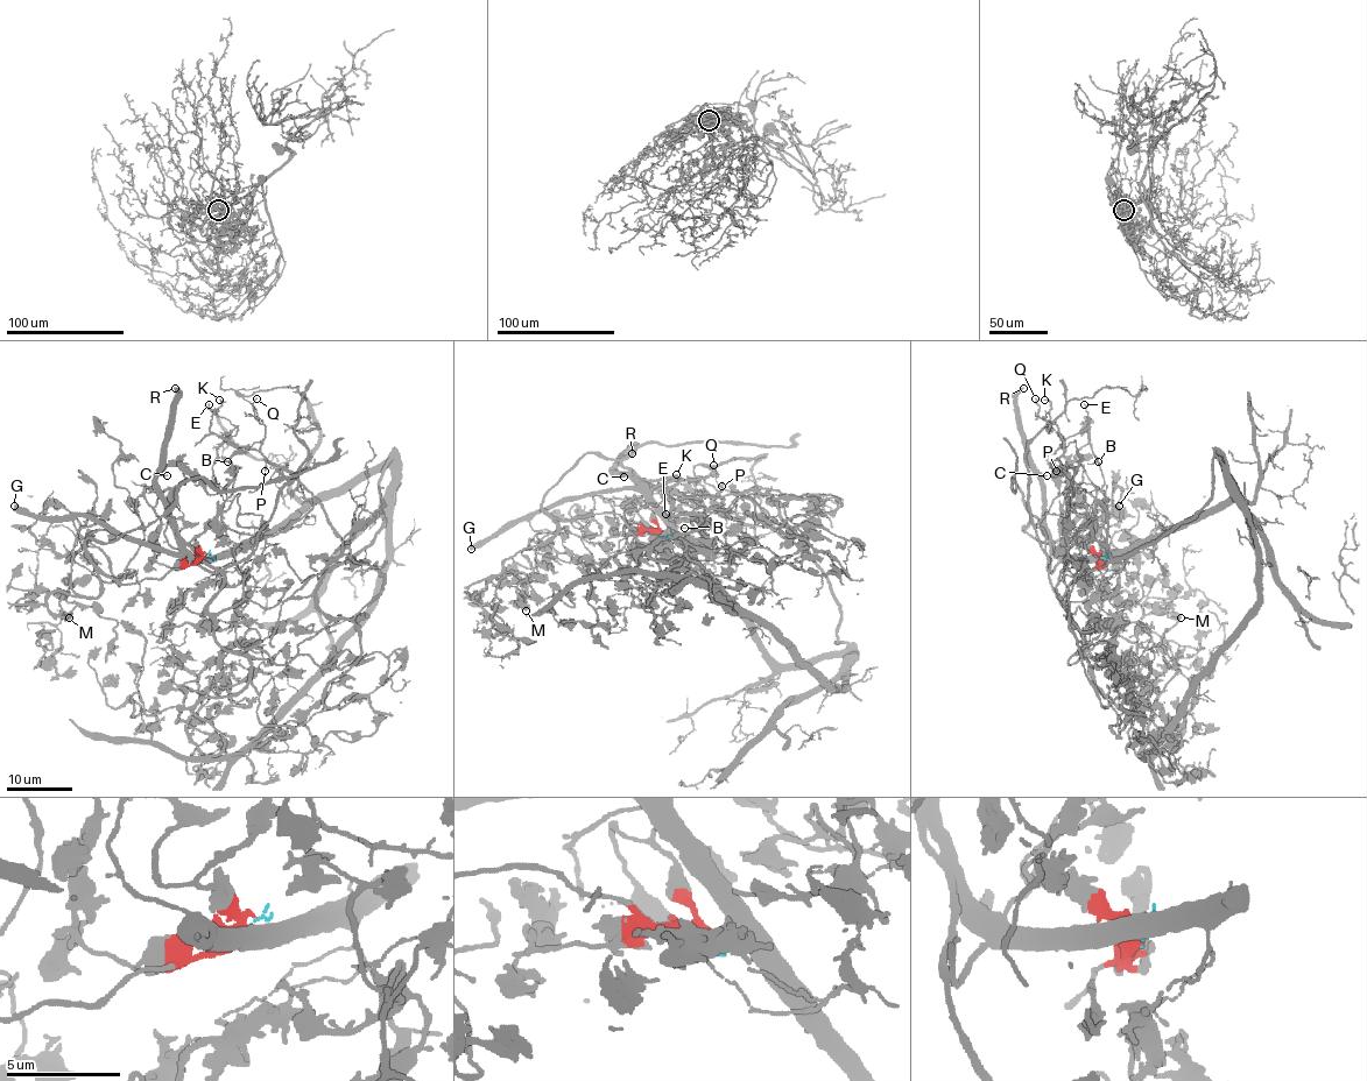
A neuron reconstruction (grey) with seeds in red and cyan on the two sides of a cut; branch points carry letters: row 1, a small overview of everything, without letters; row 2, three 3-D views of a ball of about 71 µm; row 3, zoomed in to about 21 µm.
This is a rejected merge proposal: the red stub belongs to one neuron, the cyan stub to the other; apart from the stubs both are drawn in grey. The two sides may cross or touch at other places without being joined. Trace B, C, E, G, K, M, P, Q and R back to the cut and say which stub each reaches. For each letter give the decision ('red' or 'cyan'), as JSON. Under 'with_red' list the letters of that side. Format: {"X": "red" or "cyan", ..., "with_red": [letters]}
{"B": "cyan", "C": "cyan", "E": "cyan", "G": "cyan", "K": "cyan", "M": "red", "P": "cyan", "Q": "cyan", "R": "cyan", "with_red": ["M"]}

